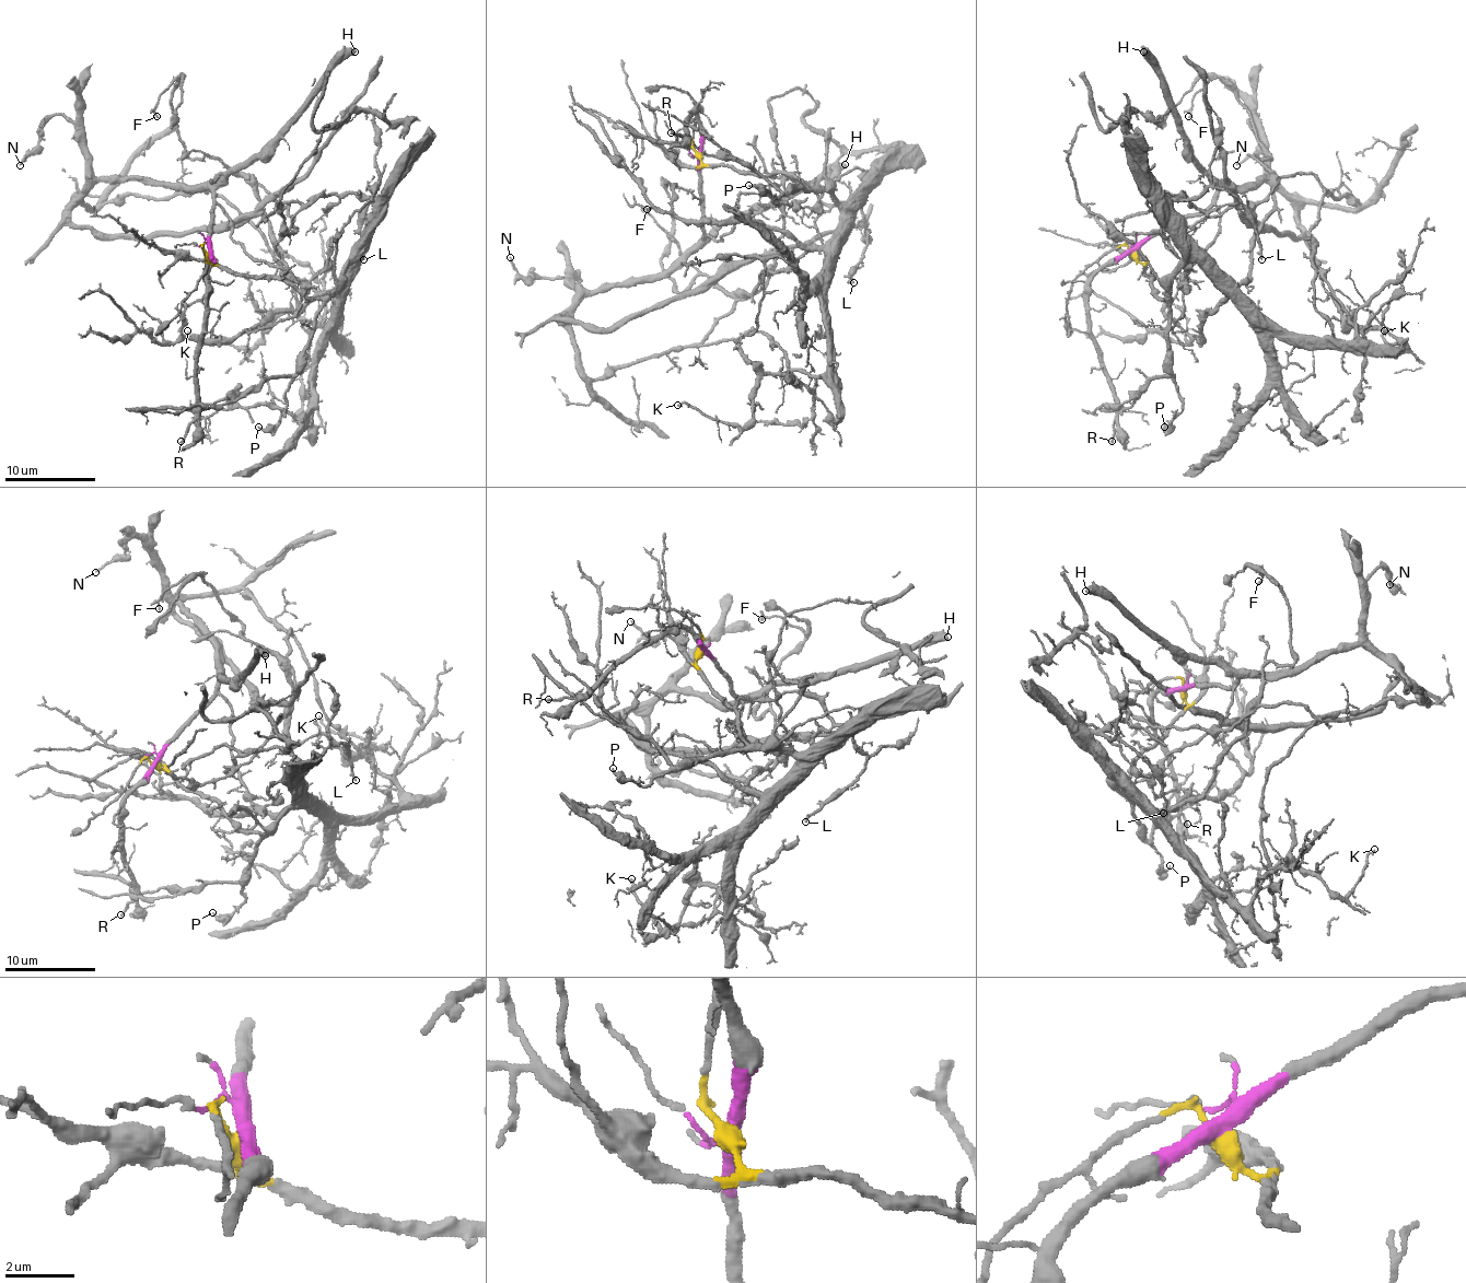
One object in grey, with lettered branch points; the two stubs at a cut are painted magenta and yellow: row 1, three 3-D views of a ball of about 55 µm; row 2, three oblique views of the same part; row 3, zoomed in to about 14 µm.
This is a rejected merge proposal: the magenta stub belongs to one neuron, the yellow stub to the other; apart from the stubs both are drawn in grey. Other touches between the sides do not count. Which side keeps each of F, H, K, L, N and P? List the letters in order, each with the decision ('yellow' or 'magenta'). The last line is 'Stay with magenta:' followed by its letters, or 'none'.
F: yellow
H: magenta
K: yellow
L: yellow
N: magenta
P: yellow
Stay with magenta: H, N

